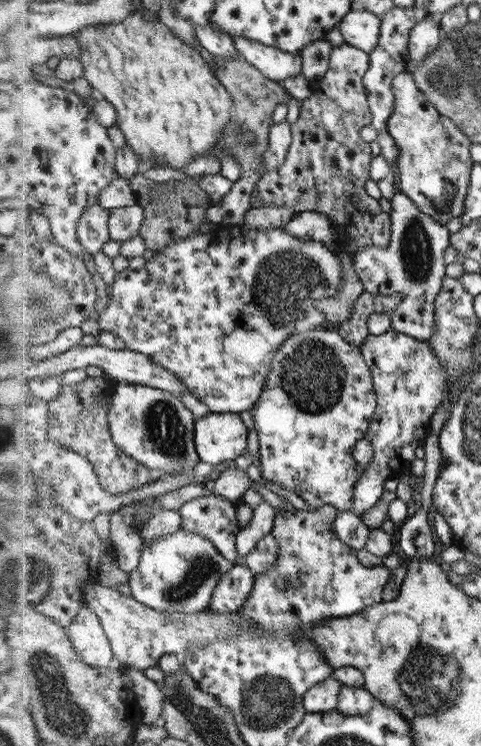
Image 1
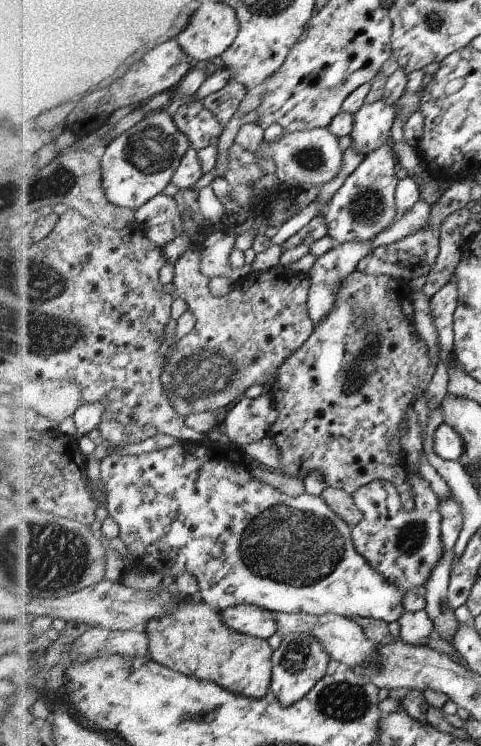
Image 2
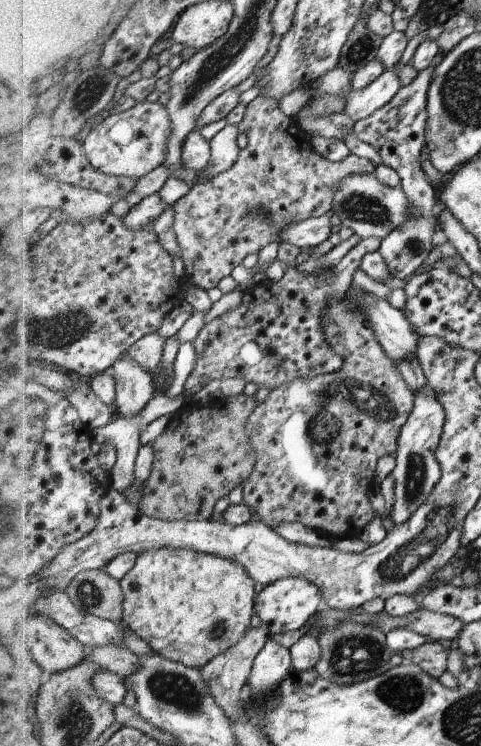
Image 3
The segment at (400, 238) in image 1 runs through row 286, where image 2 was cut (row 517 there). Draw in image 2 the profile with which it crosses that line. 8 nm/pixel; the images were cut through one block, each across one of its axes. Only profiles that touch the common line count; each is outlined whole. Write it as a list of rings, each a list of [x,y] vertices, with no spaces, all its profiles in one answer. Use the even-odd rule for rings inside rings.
[[[419,473],[411,474],[409,484],[414,493],[414,508],[410,512],[401,504],[397,487],[388,481],[372,481],[353,494],[362,514],[362,520],[352,529],[354,546],[369,565],[398,587],[404,596],[412,594],[418,586],[426,586],[434,568],[446,554],[440,539],[438,496]]]

